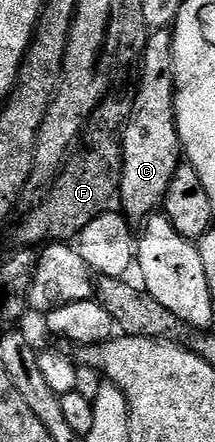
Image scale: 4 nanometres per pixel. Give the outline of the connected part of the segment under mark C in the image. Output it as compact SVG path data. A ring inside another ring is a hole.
M154 29L149 32L141 67L142 76L136 79L132 113L122 131L122 184L118 190L121 214L134 225L149 219L161 208L168 185L172 185L172 173L176 173L178 164L184 159L174 108L173 30Z

